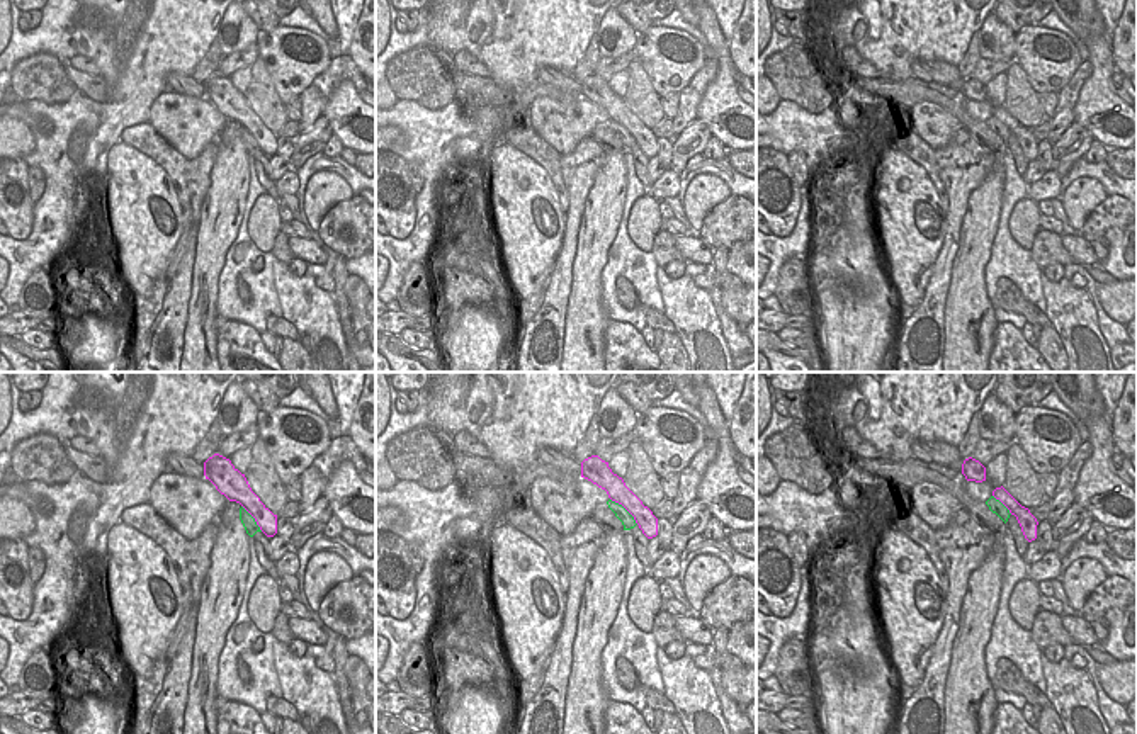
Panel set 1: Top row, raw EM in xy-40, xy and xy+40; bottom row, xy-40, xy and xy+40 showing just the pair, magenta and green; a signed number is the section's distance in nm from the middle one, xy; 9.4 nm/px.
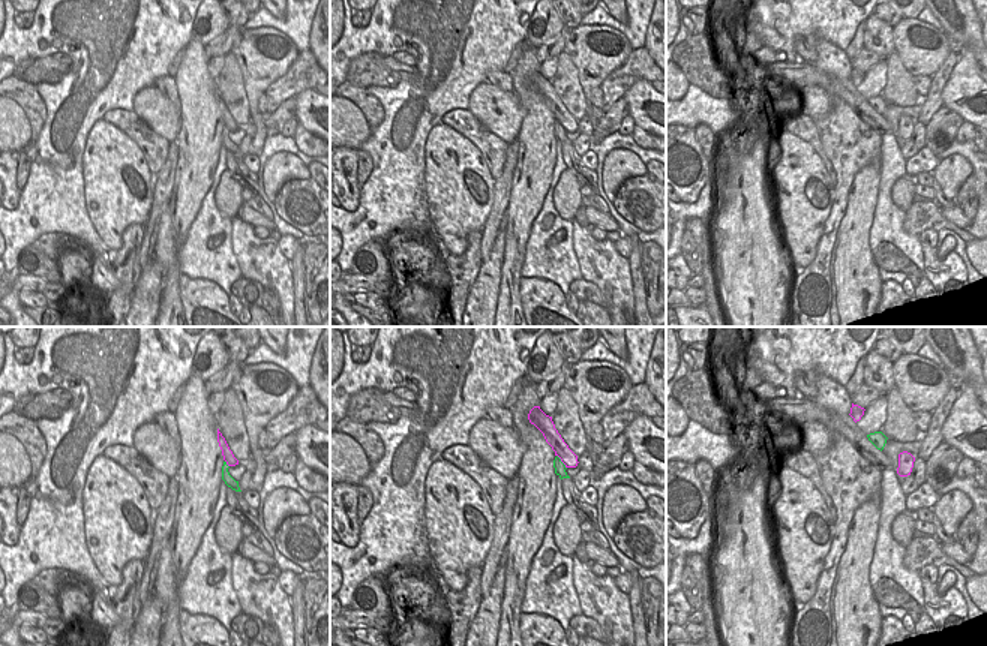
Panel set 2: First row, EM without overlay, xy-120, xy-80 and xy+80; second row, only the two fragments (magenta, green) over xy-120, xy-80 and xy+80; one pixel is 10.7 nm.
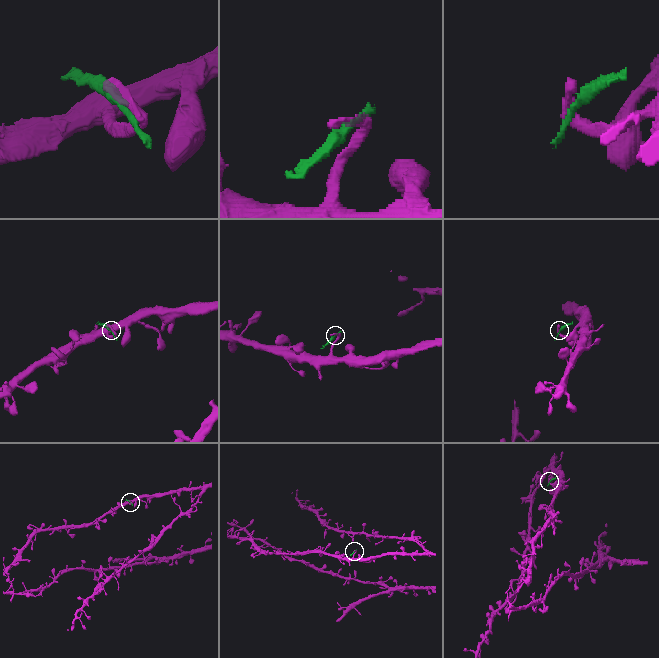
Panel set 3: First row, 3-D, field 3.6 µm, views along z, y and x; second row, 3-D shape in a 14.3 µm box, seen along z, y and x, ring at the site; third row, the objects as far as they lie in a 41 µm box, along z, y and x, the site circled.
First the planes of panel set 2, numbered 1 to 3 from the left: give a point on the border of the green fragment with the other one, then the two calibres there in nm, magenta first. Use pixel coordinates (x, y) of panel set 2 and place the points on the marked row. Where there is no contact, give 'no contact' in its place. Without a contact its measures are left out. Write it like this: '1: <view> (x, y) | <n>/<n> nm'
1: xy-120 (227, 463) | 120/120 nm
2: xy-80 (561, 460) | 160/130 nm
3: no contact

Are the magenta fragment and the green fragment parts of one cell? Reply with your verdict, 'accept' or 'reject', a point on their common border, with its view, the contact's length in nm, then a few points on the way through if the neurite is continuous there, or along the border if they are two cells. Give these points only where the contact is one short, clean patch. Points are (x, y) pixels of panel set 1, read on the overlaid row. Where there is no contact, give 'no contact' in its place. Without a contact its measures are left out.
reject | xy (626, 508) | 360 nm | along xy (610, 498), (638, 524)

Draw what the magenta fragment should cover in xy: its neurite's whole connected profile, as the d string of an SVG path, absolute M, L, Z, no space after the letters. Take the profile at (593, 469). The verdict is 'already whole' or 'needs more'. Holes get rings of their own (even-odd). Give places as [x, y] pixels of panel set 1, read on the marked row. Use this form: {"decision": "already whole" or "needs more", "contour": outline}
{"decision": "already whole", "contour": "M591 455L581 462L581 477L605 489L608 498L622 505L636 520L648 539L658 535L658 518L642 501L625 486L624 479L612 472L608 462Z"}

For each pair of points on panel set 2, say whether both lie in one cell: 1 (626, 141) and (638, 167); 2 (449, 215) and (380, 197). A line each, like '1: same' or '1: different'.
1: different
2: different

